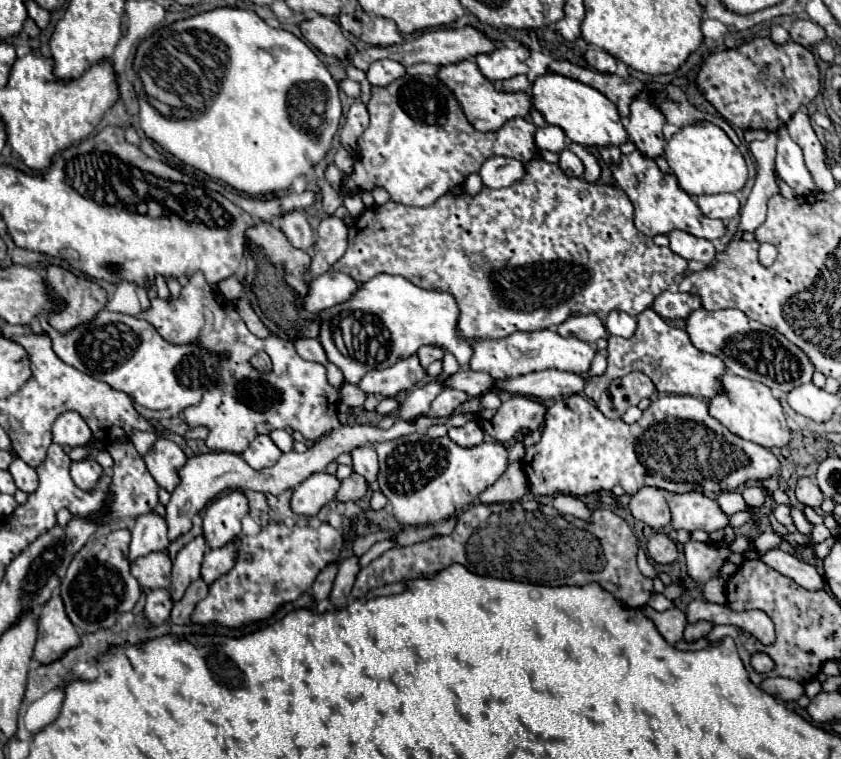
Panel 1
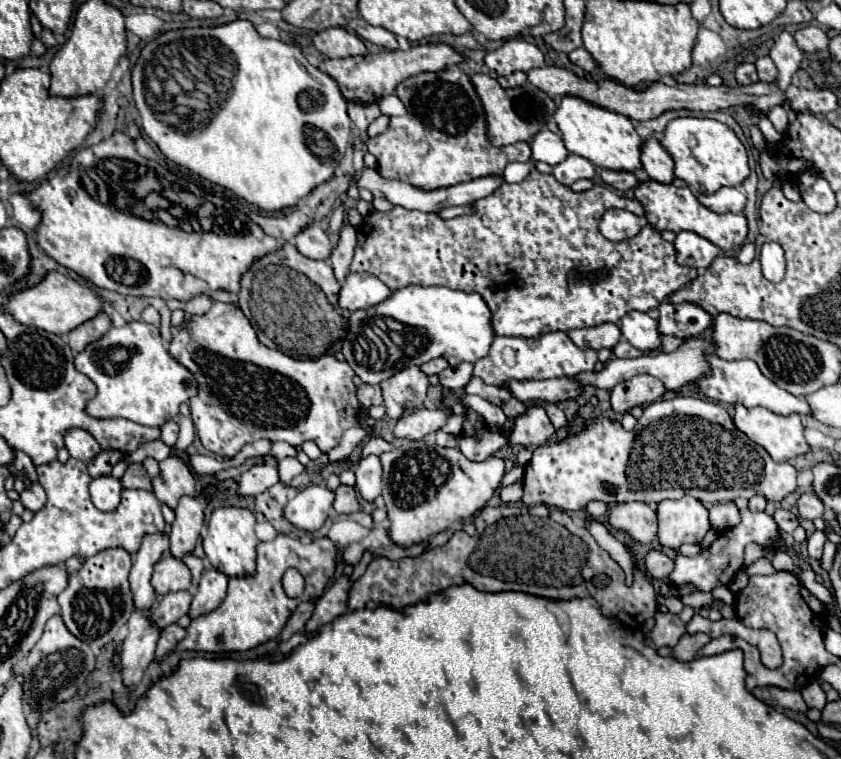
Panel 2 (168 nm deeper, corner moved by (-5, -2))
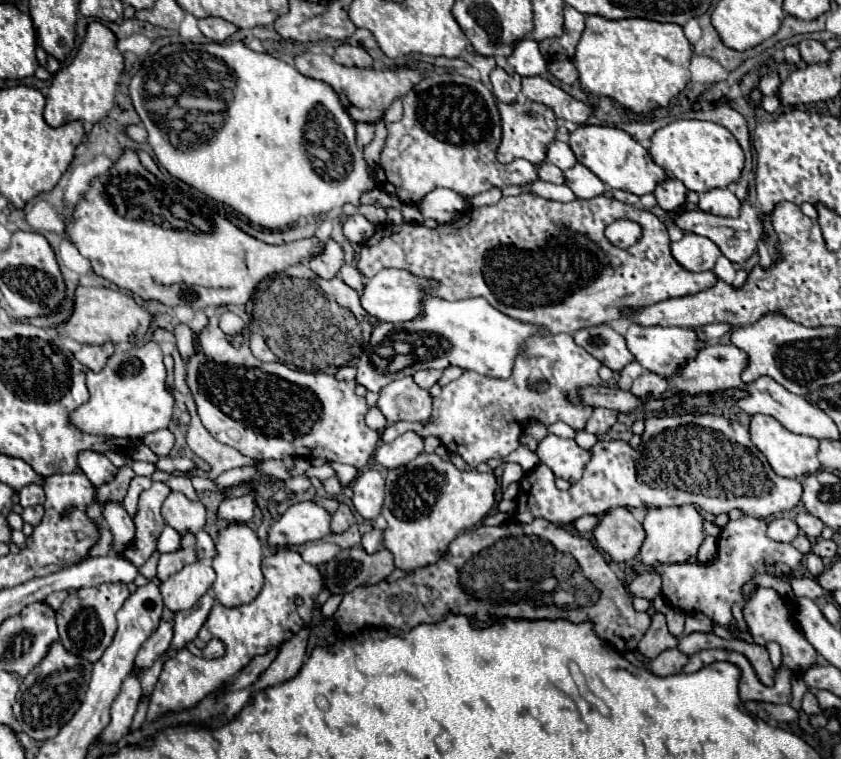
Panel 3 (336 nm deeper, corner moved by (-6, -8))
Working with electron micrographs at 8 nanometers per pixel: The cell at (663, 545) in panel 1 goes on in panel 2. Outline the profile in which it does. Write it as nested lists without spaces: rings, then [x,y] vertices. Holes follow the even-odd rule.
[[[652,549],[644,559],[644,567],[652,579],[666,579],[672,573],[674,561],[670,557],[666,557],[662,551]]]

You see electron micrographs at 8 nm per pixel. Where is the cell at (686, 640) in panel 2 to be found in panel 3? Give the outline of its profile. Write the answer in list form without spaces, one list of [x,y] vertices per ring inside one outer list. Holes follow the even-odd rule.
[[[667,649],[663,651],[659,657],[655,657],[651,663],[649,663],[649,669],[655,673],[655,675],[677,675],[683,671],[683,667],[687,665],[689,657],[685,653],[681,653],[679,649]]]

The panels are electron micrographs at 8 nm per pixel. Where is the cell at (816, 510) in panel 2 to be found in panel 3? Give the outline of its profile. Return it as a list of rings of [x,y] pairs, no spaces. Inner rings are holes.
[[[799,511],[795,523],[799,525],[799,529],[807,535],[807,537],[819,537],[821,535],[821,521],[817,521],[817,517],[813,517],[811,513],[805,513],[805,511]]]

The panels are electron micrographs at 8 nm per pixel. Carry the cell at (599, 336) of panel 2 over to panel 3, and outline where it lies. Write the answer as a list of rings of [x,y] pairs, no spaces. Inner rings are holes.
[[[609,325],[579,329],[573,339],[577,341],[577,345],[581,345],[587,353],[591,353],[613,371],[621,371],[627,363],[633,361],[633,355],[625,345],[623,335],[613,331]]]

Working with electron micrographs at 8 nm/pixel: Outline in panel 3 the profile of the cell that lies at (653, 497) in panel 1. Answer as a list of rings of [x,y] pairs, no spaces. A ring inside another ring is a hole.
[[[617,507],[603,515],[595,527],[595,539],[597,545],[613,557],[613,561],[629,561],[641,551],[645,529],[627,507]]]

